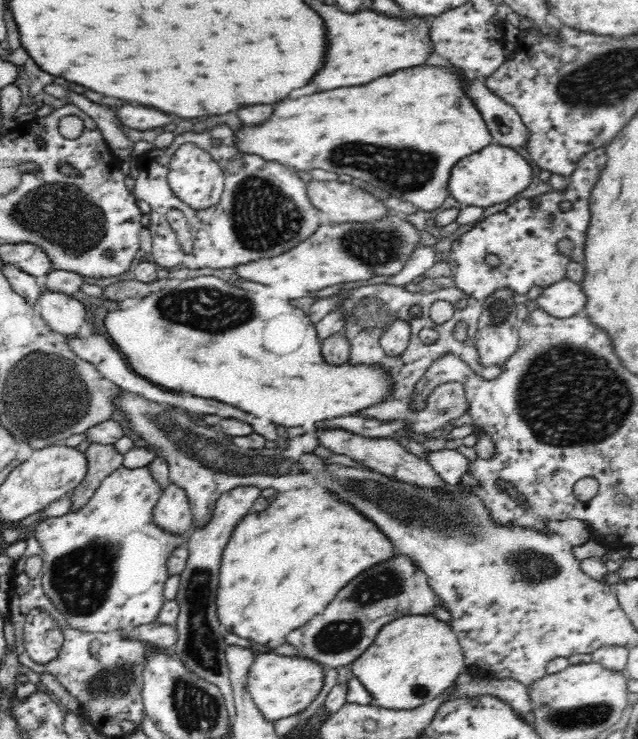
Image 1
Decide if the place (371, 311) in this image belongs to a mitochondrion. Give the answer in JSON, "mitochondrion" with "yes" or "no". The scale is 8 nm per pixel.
{"mitochondrion":"yes"}

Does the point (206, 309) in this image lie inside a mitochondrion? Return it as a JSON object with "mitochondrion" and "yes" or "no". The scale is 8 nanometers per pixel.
{"mitochondrion":"yes"}

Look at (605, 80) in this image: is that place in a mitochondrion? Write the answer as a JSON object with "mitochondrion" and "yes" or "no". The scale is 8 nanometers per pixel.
{"mitochondrion":"yes"}

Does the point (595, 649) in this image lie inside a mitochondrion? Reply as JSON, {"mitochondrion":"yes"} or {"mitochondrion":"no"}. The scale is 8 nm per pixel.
{"mitochondrion":"no"}

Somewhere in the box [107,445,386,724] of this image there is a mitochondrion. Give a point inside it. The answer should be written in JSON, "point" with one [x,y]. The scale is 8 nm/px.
{"point":[202,646]}

